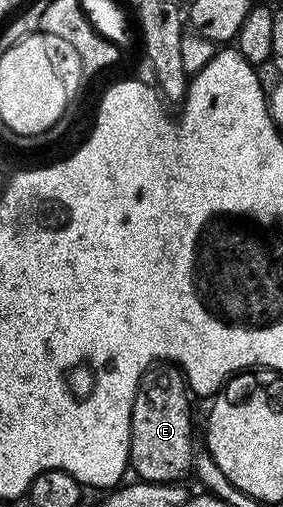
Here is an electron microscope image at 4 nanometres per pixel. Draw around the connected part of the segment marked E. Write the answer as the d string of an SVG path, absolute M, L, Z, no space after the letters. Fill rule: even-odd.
M159 362L140 378L132 402L130 463L133 475L157 484L173 484L194 466L194 412L186 393L188 381L176 364Z

